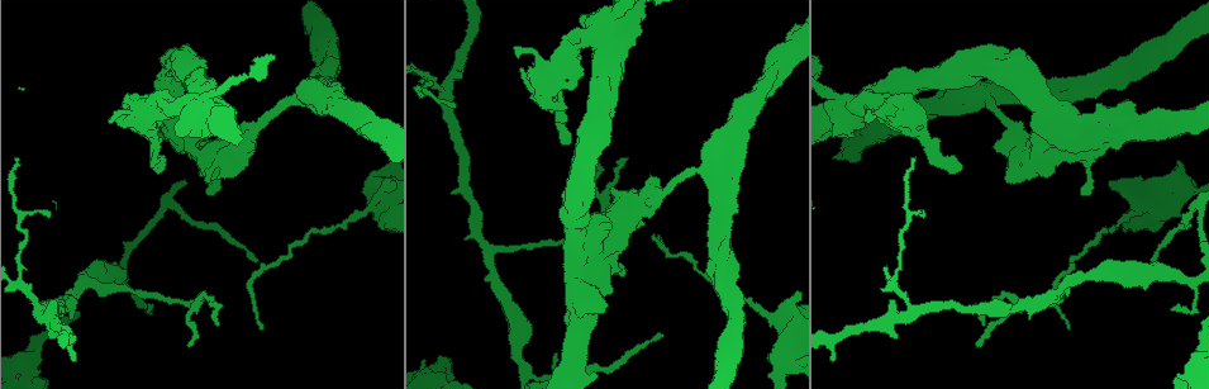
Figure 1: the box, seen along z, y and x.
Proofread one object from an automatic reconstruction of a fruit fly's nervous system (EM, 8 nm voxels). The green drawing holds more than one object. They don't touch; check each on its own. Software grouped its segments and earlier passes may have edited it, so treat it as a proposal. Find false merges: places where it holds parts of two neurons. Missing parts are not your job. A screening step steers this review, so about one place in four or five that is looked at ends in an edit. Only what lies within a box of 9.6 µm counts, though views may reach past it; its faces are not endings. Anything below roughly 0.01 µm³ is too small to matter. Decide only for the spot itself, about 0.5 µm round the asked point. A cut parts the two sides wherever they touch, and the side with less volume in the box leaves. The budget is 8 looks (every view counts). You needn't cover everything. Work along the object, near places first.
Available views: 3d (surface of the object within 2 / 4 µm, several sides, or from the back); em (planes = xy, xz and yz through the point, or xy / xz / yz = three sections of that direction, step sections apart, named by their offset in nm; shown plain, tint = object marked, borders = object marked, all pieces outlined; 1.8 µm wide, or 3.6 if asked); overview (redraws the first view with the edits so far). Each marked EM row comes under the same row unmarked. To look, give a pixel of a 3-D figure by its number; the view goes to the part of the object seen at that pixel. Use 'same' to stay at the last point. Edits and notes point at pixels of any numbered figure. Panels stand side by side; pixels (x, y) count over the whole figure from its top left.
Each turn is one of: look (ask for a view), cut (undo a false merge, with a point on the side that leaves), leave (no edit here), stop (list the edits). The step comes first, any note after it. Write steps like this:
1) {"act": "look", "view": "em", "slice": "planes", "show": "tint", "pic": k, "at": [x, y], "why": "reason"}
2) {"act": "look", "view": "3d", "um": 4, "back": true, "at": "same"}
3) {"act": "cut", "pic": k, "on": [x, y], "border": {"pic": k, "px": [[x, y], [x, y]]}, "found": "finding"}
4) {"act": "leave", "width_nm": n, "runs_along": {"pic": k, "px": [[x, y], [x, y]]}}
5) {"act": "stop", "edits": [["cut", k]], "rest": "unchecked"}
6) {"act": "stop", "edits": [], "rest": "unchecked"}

{"act": "look", "view": "3d", "um": 4, "back": true, "pic": 1, "at": [890, 112]}

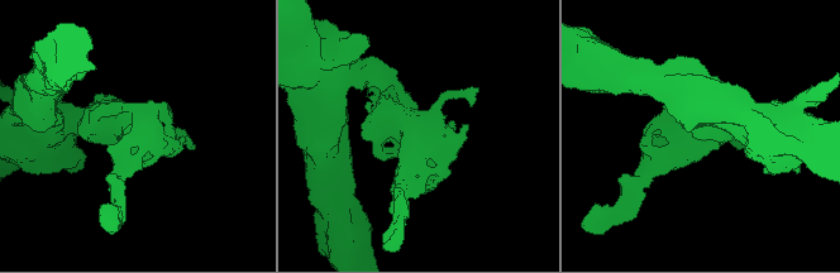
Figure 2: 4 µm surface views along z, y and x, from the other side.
{"act": "look", "view": "em", "slice": "xy", "step": 8, "show": "tint", "pic": 2, "at": [415, 132], "why": "need the tissue"}

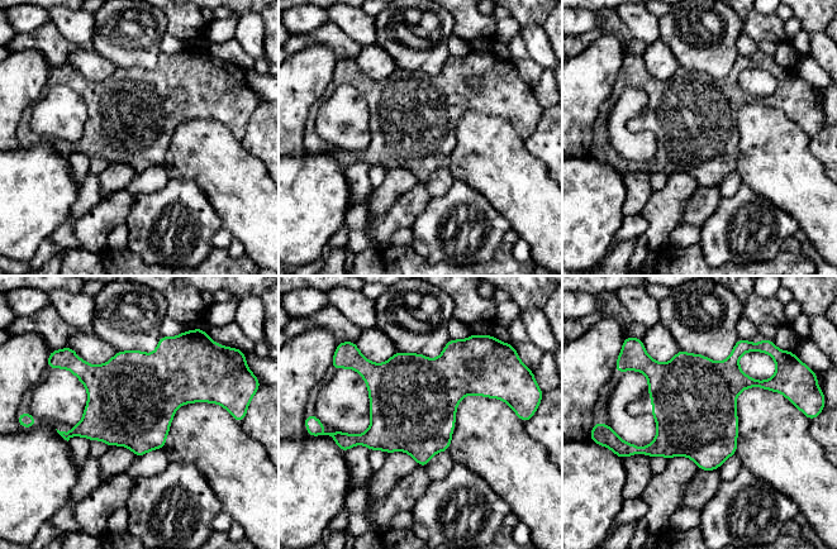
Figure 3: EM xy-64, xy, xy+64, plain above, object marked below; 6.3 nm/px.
{"act": "look", "view": "em", "slice": "planes", "show": "tint", "at": "same"}

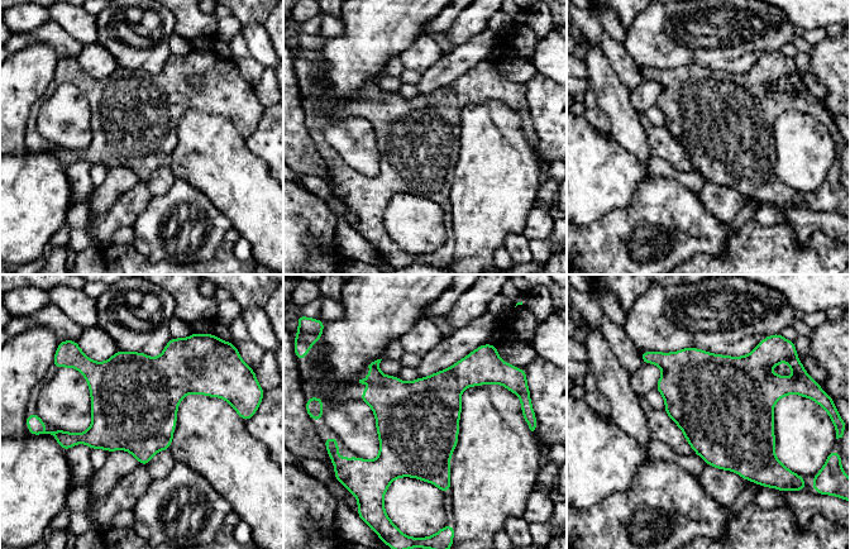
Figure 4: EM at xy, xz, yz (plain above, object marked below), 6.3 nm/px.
{"act": "leave", "found": "continuous, no second neuron"}

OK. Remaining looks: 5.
{"act": "look", "view": "em", "slice": "planes", "show": "borders", "pic": 1, "at": [713, 181], "why": "abrupt turn"}

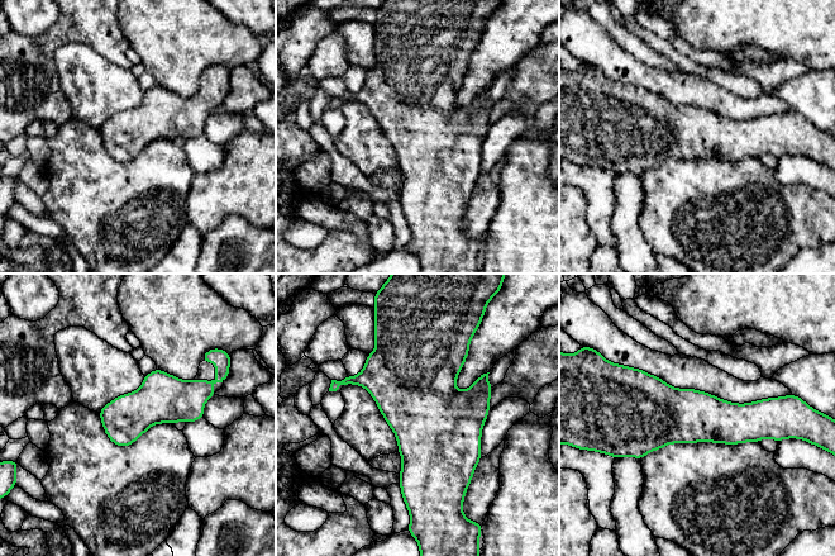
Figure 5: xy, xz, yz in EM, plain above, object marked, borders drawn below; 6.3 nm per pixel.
{"act": "leave", "found": "all the same neuron"}

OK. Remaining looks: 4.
{"act": "look", "view": "3d", "um": 4, "pic": 1, "at": [380, 204], "why": "sudden change in width"}

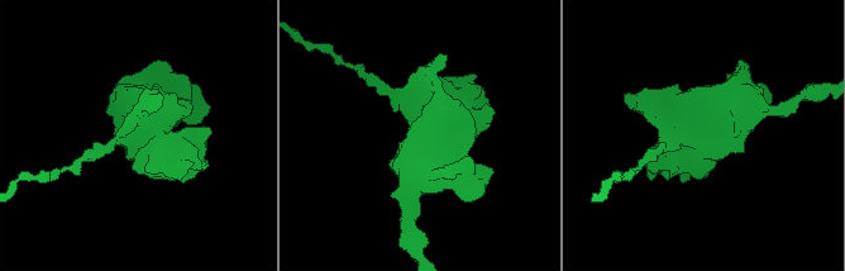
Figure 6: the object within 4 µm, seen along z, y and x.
{"act": "look", "view": "em", "um": 3.6, "slice": "planes", "show": "borders", "pic": 6, "at": [693, 135], "why": "need the tissue"}

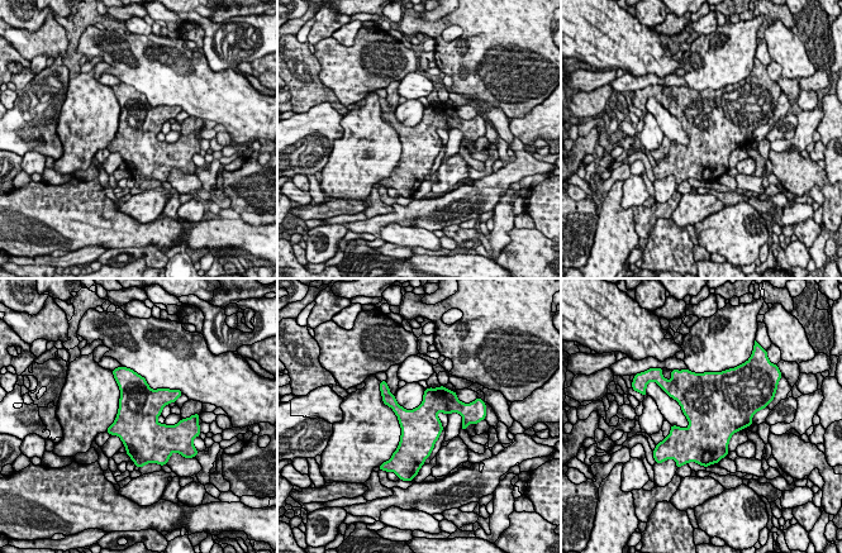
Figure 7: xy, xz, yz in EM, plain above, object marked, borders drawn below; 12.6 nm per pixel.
{"act": "leave", "found": "continuous, no second neuron"}

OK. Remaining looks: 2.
{"act": "stop", "edits": [], "rest": "unchecked"}

